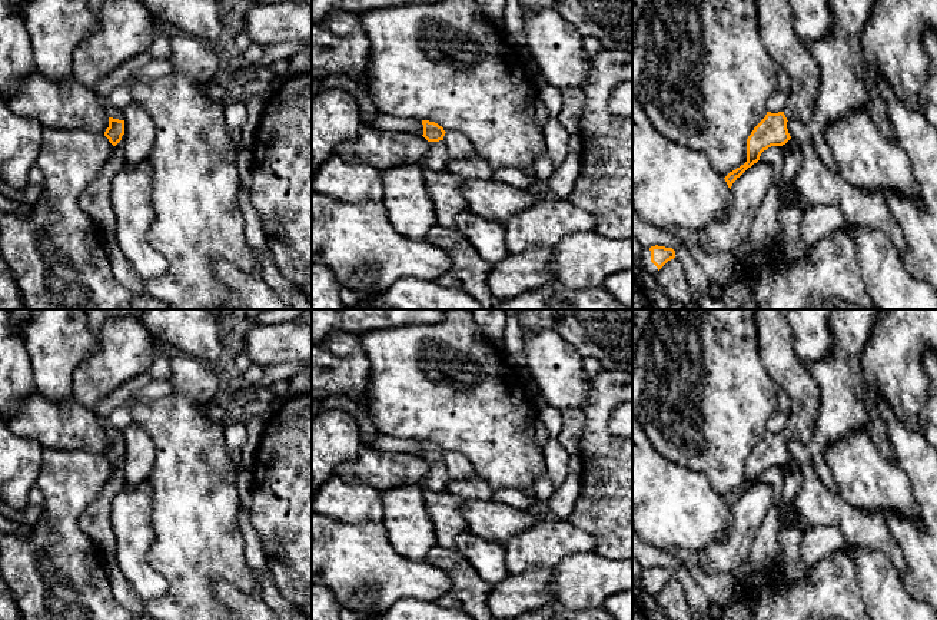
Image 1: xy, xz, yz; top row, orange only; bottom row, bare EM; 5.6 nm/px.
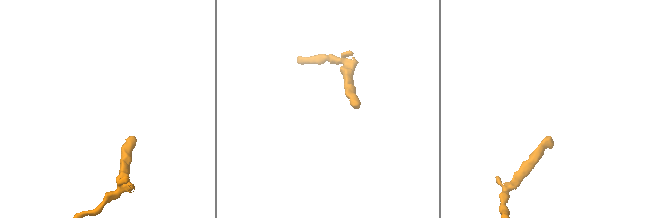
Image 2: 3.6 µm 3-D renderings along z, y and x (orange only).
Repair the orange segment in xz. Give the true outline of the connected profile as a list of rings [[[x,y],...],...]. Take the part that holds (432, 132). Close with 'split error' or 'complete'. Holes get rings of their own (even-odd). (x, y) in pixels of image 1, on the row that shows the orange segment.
[[[422,120],[423,137],[429,142],[429,152],[422,160],[422,166],[428,166],[432,170],[448,170],[448,150],[443,143],[445,130],[435,122]]] | split error

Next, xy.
[[[97,96],[97,99],[109,116],[109,127],[106,129],[104,136],[113,146],[116,146],[124,135],[123,110],[112,106],[107,100],[107,96]]] | split error

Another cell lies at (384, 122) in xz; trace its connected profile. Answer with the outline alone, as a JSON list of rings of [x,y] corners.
[[[378,113],[375,117],[362,117],[362,126],[369,126],[379,130],[389,132],[409,132],[415,135],[423,135],[422,120],[418,119],[403,119],[399,116],[389,116],[385,113]]]

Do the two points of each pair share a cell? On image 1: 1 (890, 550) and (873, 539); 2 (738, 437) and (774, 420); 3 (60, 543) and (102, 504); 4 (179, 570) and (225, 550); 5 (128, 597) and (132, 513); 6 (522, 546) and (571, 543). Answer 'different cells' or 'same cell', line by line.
1: same cell
2: different cells
3: different cells
4: same cell
5: different cells
6: same cell

